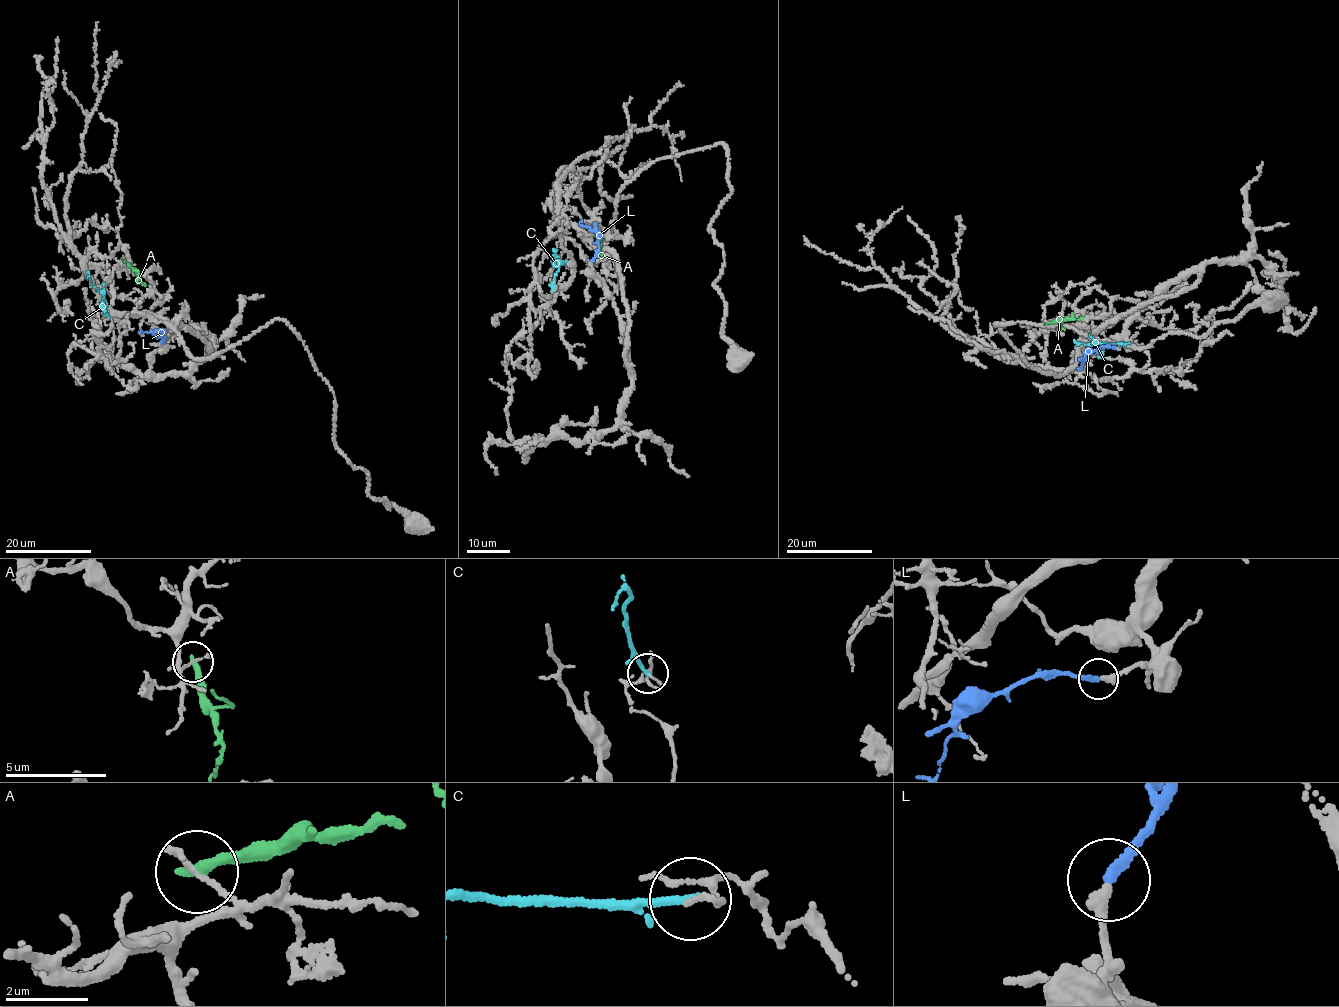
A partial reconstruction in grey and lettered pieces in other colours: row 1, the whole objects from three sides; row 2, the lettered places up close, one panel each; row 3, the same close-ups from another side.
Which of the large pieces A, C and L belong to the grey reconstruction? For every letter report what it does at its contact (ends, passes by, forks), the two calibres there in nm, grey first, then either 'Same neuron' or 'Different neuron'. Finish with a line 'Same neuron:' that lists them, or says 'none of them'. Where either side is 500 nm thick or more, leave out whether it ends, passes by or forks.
A: It ends there. Thickness 110 nm (grey) against 300 nm. Different neuron
C: It ends there. Thickness 90 nm (grey) against 190 nm. Different neuron
L: It ends there. Thickness 260 nm (grey) against 240 nm. Same neuron
Same neuron: L

